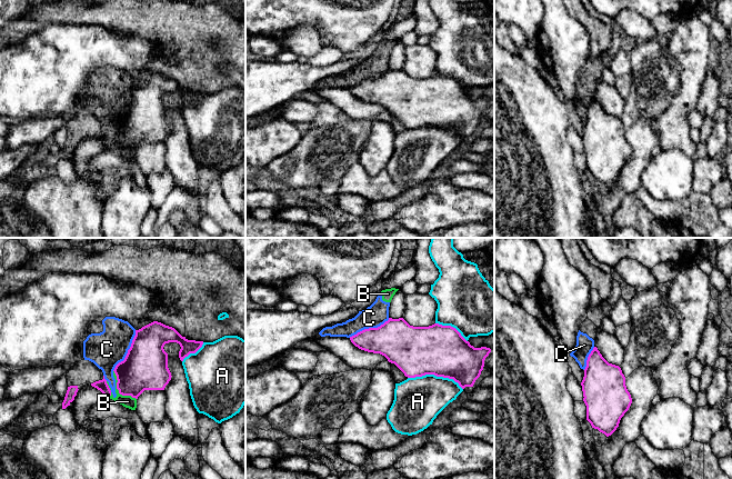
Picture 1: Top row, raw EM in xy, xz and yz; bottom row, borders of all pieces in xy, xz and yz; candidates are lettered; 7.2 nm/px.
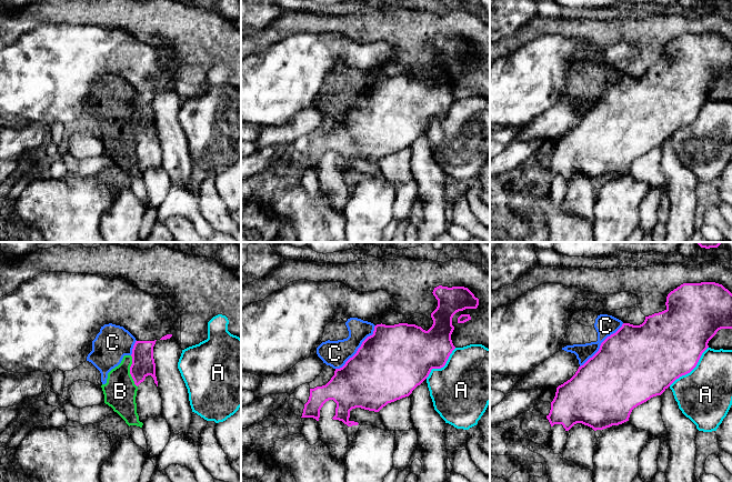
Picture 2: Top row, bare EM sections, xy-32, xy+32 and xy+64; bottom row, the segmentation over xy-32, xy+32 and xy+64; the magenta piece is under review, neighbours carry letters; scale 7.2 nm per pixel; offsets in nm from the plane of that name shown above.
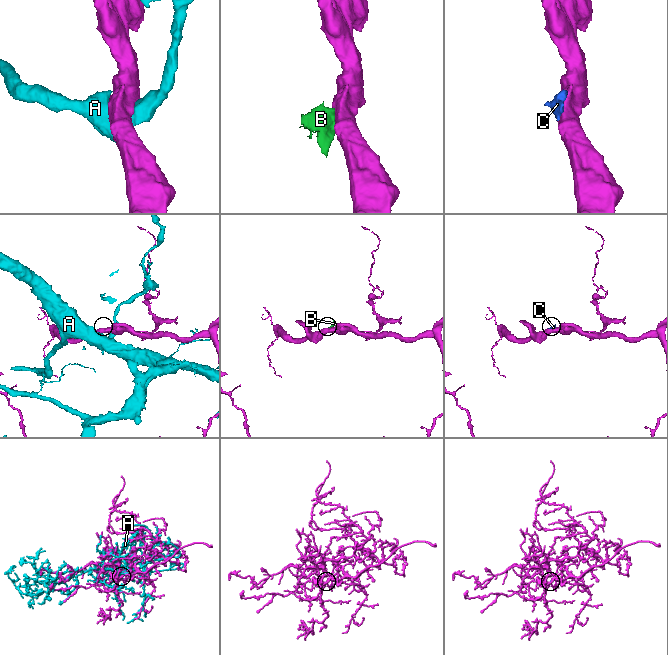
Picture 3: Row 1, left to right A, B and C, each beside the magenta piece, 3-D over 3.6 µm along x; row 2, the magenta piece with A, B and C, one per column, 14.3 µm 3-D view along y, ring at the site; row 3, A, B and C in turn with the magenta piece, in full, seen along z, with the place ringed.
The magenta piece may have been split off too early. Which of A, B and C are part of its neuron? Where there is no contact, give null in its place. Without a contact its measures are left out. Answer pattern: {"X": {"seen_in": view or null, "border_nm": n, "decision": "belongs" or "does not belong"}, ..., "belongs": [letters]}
{"A": {"seen_in": "xz", "border_nm": 400, "decision": "does not belong"}, "B": {"seen_in": "xy", "border_nm": 280, "decision": "does not belong"}, "C": {"seen_in": "xy", "border_nm": 340, "decision": "does not belong"}, "belongs": []}

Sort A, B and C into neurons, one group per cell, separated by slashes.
A / B C

